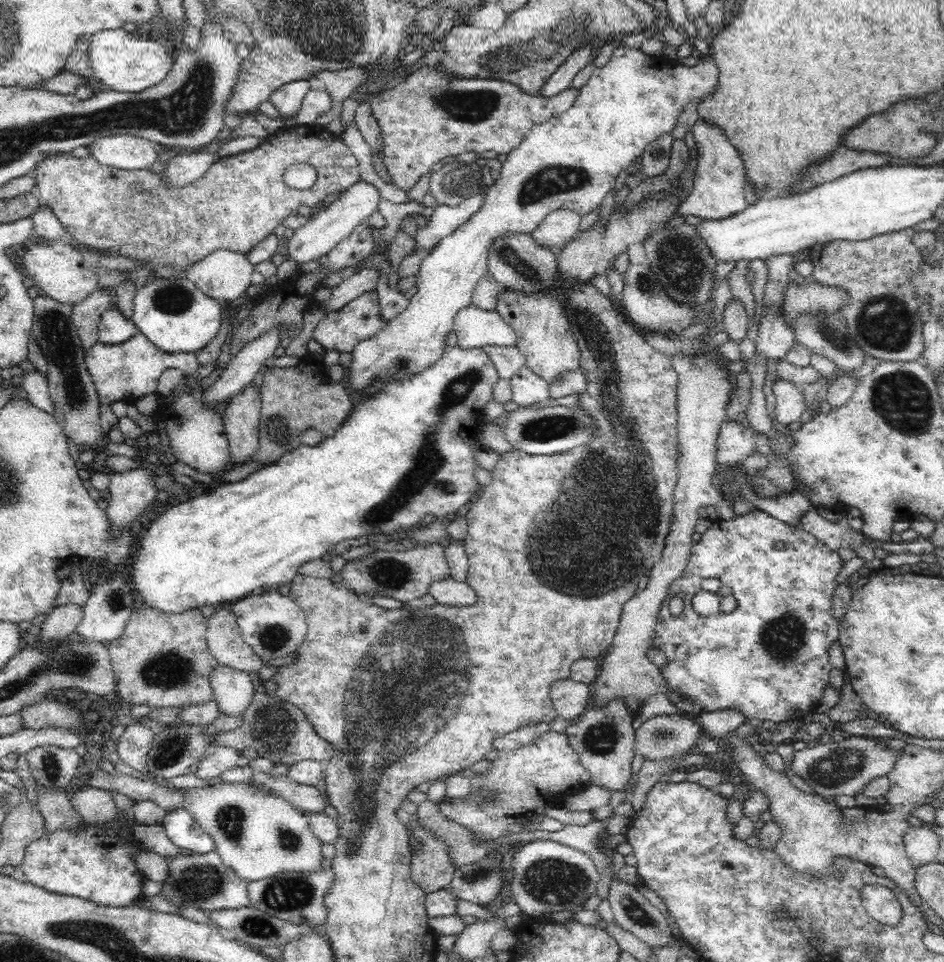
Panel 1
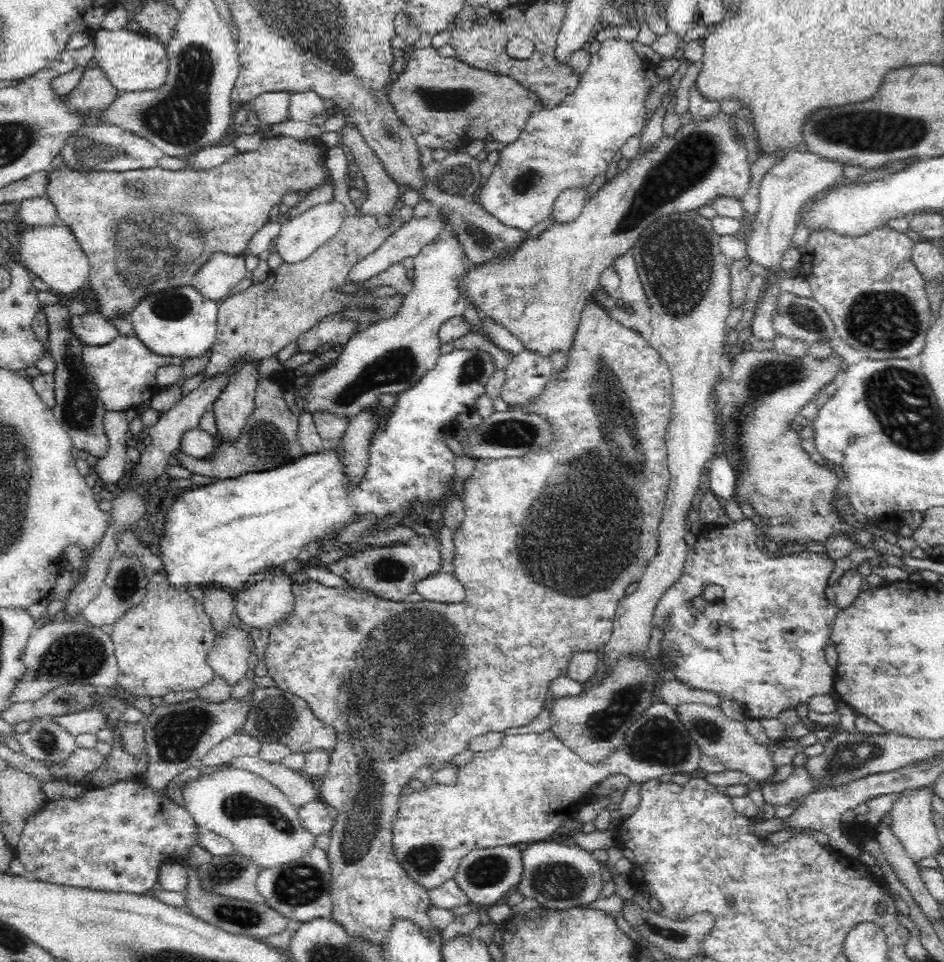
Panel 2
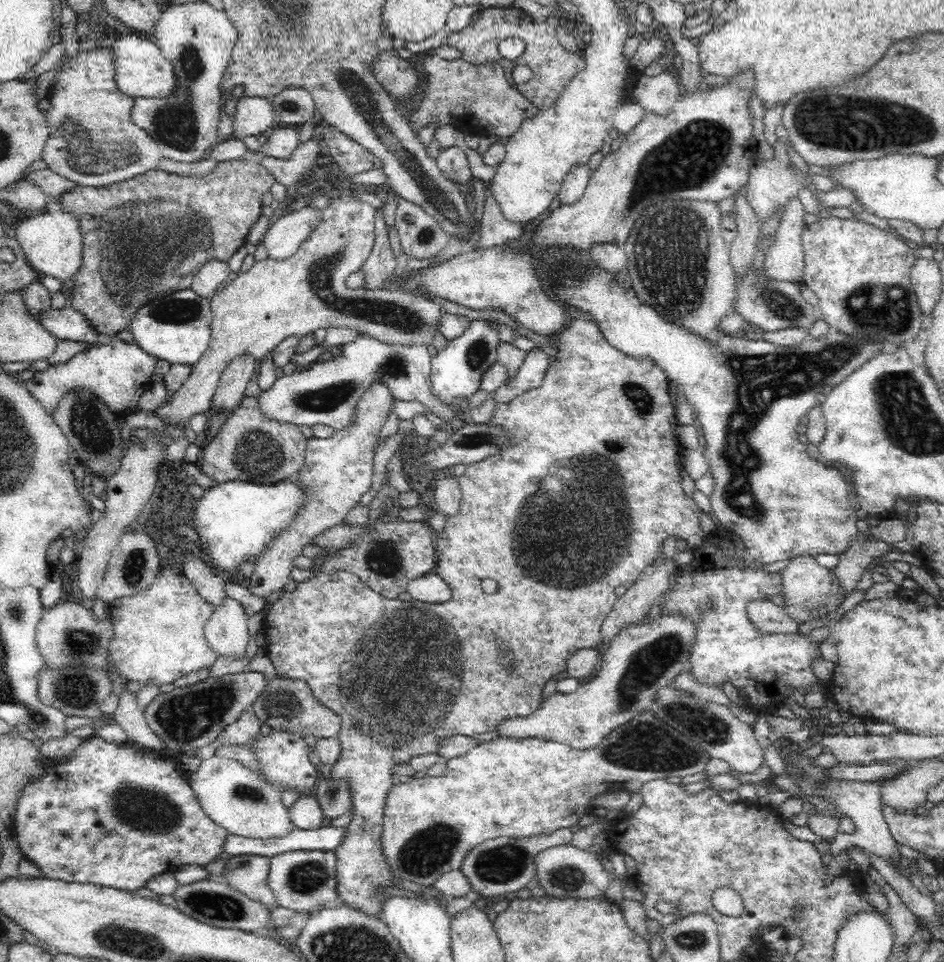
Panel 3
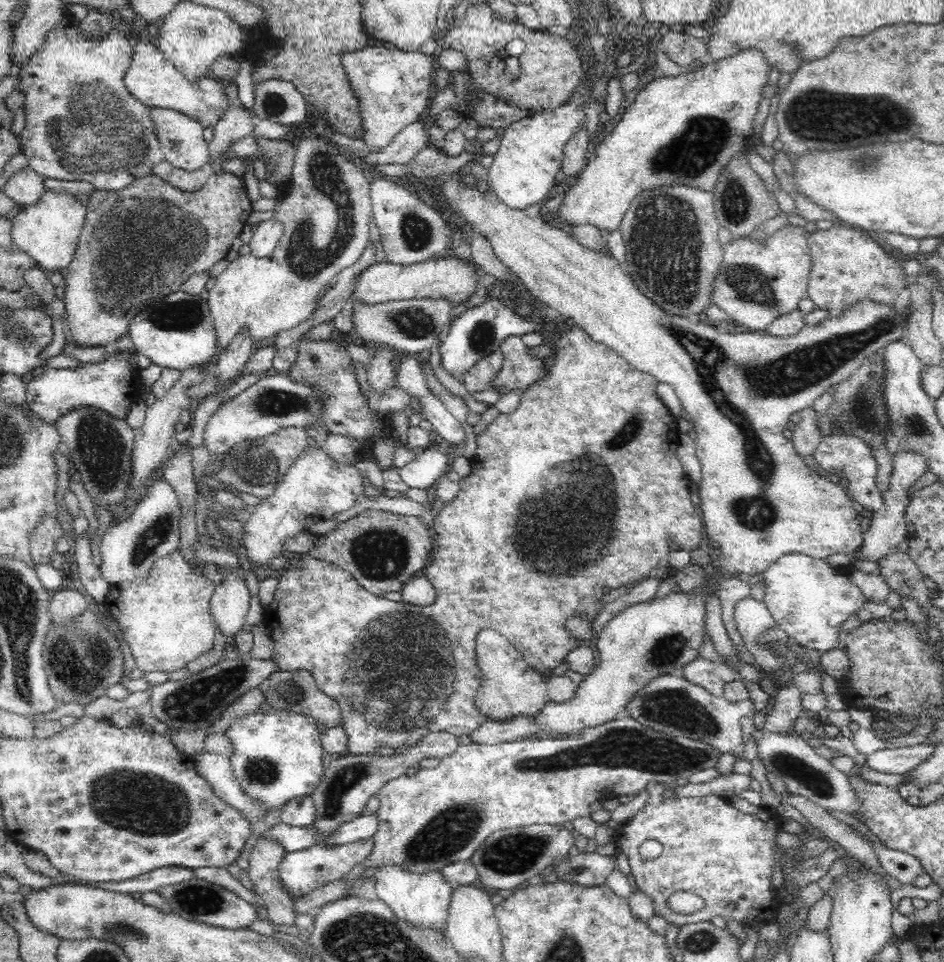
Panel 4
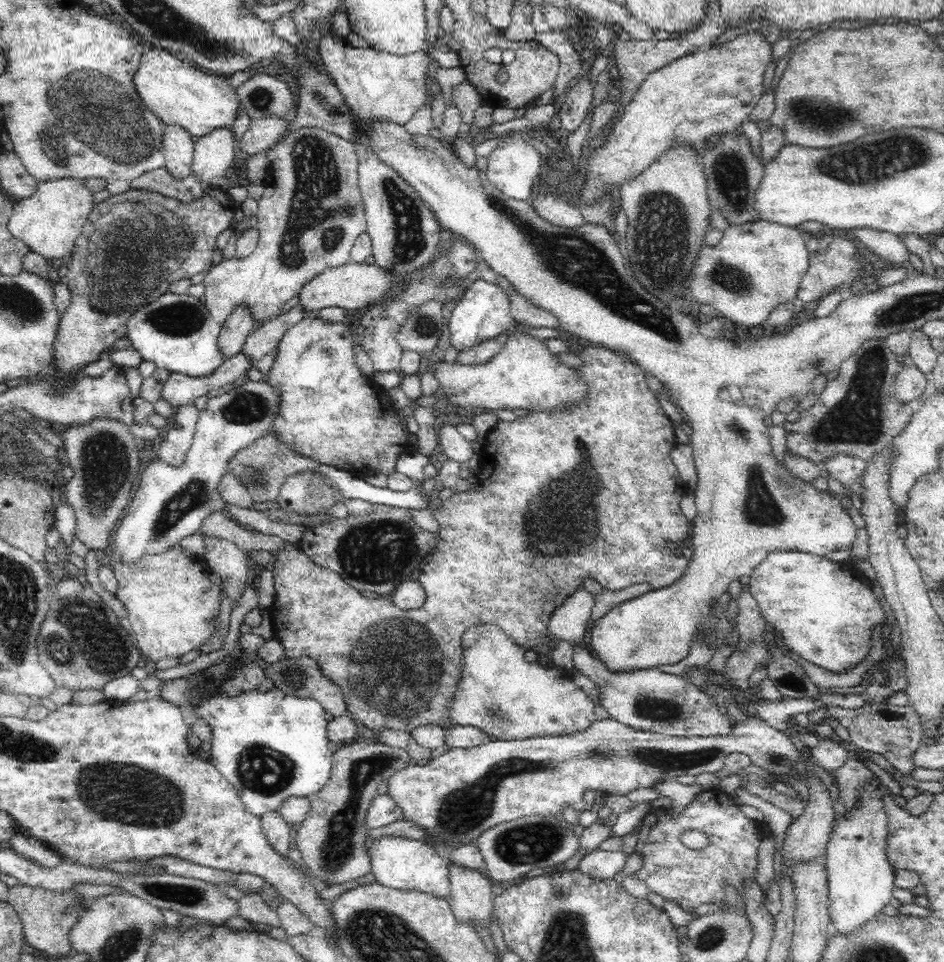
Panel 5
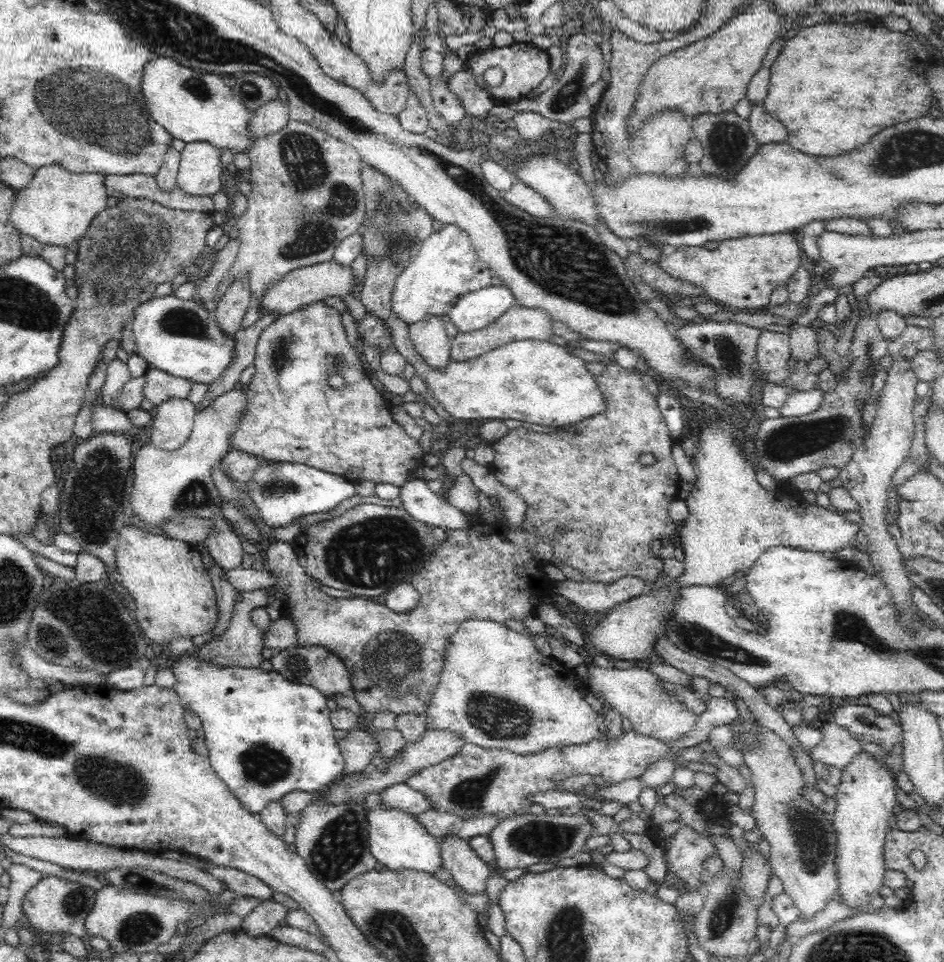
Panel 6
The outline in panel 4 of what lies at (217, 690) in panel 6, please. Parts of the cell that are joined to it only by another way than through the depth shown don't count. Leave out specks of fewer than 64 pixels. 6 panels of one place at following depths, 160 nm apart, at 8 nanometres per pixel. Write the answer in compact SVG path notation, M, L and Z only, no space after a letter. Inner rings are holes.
M286 710L268 714L255 711L235 719L225 736L231 741L232 754L229 759L243 792L270 811L282 807L293 798L311 795L323 776L321 735L317 732L317 722L309 716Z

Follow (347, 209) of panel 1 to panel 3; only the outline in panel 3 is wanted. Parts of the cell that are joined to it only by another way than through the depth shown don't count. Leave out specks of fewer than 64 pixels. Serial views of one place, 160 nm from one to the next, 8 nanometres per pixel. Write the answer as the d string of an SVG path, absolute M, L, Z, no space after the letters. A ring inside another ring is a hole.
M304 207L282 216L269 225L262 244L268 250L270 259L286 260L295 254L311 234L311 227L319 222L323 214L316 207Z

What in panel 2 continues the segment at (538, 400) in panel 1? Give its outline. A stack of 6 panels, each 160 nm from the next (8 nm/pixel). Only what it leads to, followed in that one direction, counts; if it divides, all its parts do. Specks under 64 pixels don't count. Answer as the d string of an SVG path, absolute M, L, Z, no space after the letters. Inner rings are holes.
M523 349L520 354L515 355L505 370L501 398L509 406L530 404L532 400L543 395L551 373L550 358Z

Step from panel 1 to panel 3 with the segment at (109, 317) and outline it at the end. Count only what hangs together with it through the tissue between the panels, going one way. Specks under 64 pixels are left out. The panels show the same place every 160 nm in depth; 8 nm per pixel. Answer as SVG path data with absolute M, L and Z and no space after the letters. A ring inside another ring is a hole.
M69 304L62 309L50 309L39 316L41 325L57 339L77 343L97 344L99 333L86 317Z

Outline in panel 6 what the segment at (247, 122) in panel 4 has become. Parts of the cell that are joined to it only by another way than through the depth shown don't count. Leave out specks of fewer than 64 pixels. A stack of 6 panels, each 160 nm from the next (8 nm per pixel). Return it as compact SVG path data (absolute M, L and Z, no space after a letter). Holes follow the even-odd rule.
M210 142L187 143L182 150L177 186L186 194L197 196L212 197L225 190L221 182L222 155Z

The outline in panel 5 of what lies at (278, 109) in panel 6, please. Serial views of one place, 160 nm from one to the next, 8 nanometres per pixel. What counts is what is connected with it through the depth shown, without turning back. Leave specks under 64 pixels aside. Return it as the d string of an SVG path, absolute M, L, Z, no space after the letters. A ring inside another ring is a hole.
M267 116L264 119L252 119L249 130L237 141L237 147L252 157L270 149L280 134L288 129L286 119Z

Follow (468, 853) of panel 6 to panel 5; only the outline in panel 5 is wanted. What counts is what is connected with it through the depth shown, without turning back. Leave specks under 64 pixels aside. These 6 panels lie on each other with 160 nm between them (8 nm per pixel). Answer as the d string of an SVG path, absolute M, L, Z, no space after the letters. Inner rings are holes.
M449 865L448 901L458 923L466 923L476 932L478 928L486 928L490 932L494 885L482 873L469 867Z

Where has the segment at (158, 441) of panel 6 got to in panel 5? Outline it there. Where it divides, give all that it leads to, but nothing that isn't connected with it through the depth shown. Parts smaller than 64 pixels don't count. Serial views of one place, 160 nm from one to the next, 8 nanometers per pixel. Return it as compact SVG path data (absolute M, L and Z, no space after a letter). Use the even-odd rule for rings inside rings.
M194 405L179 406L174 412L163 433L164 442L160 444L157 456L171 467L178 467L186 458L187 450L193 443L199 412Z

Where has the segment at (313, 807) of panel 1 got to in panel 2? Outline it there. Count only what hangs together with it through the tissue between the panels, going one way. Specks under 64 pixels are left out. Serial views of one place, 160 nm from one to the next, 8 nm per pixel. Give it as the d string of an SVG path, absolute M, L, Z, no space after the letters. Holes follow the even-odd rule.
M258 756L235 758L229 764L266 779L270 784L278 787L297 809L318 798L316 782L302 776L298 771L280 765L280 763L269 763Z

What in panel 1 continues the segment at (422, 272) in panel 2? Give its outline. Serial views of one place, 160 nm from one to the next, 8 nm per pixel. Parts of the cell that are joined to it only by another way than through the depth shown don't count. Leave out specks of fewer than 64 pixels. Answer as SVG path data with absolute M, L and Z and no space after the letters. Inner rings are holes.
M615 47L613 57L609 60L606 66L594 69L594 74L591 74L590 80L580 89L580 93L570 110L559 115L558 118L552 118L551 120L548 120L548 122L532 127L530 133L528 133L526 138L522 140L522 144L520 144L516 150L512 150L508 155L503 157L504 165L500 169L500 180L496 180L494 186L489 187L486 199L483 200L482 206L479 207L479 209L472 214L465 223L462 223L451 235L442 238L442 240L438 242L438 246L435 246L434 250L431 250L431 253L422 260L422 266L419 267L419 271L416 274L418 294L416 294L412 300L409 300L410 306L407 306L407 308L400 313L400 316L387 322L387 325L383 327L381 331L378 331L375 335L371 335L369 339L363 339L362 342L359 342L353 348L353 351L351 352L352 366L350 366L350 374L348 374L348 376L350 376L350 378L348 378L348 386L352 386L352 390L362 390L362 388L366 388L368 384L374 382L374 376L380 376L380 380L382 380L382 382L387 382L387 384L389 381L402 381L406 377L421 373L422 370L426 370L428 366L432 365L433 362L436 362L445 351L442 350L442 348L444 348L444 338L446 338L446 332L452 330L455 316L460 310L462 310L462 308L471 304L476 285L480 282L484 274L487 273L487 256L492 240L508 234L530 235L530 232L532 232L532 230L544 220L545 216L548 216L551 212L558 209L574 211L580 215L580 218L591 212L598 212L602 201L606 199L606 196L608 196L615 187L620 172L628 170L628 168L630 168L630 166L632 166L632 164L645 153L644 148L647 148L650 142L658 140L658 138L661 138L664 134L672 134L677 126L677 119L683 112L683 109L688 106L688 104L696 104L698 106L698 104L702 102L704 96L714 94L717 90L718 83L718 65L715 64L715 58L711 54L700 58L695 66L685 66L676 62L674 66L670 64L670 66L662 68L662 56L660 55L653 57L644 54L641 49Z

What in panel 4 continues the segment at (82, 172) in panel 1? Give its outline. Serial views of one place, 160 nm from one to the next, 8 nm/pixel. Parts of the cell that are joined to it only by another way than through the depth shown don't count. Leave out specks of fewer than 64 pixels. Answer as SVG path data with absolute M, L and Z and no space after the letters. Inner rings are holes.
M230 172L215 173L197 192L184 192L150 174L117 192L96 189L90 193L78 249L67 268L65 279L65 309L73 342L81 346L113 348L120 336L128 334L131 319L149 304L146 300L162 298L181 290L192 274L210 270L218 262L226 260L232 250L232 241L240 237L254 211L251 203L244 178ZM138 288L142 288L142 296L136 294ZM146 288L156 288L156 296L152 292L146 296Z

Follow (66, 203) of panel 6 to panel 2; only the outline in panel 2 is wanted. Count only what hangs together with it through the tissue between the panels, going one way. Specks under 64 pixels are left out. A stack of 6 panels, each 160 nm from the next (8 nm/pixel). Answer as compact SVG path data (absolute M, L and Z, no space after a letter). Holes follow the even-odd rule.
M52 226L52 228L26 228L24 234L20 234L20 262L30 270L32 276L40 277L48 286L50 292L57 295L68 295L82 290L90 274L90 264L73 231L67 226Z

